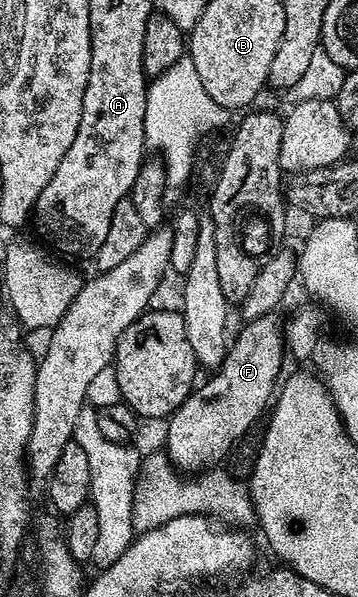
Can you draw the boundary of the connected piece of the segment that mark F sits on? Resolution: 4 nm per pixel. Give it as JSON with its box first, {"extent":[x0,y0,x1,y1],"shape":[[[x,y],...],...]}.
{"extent":[165,314,285,474],"shape":[[[272,314],[248,321],[236,336],[234,333],[221,366],[214,369],[212,376],[215,377],[205,381],[204,384],[202,381],[187,397],[187,401],[166,421],[165,452],[170,456],[176,469],[187,474],[195,474],[218,465],[215,463],[258,422],[259,415],[263,411],[263,415],[268,411],[281,380],[279,371],[283,368],[283,352],[285,356],[285,328],[282,323],[279,325],[277,317],[278,315]]]}

